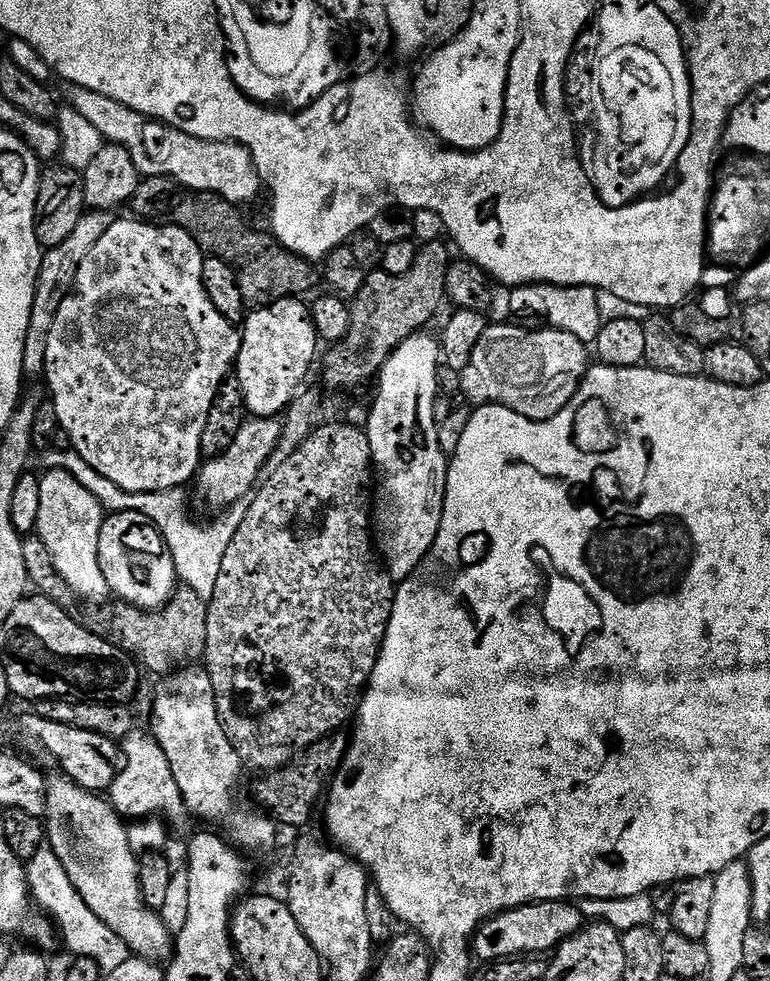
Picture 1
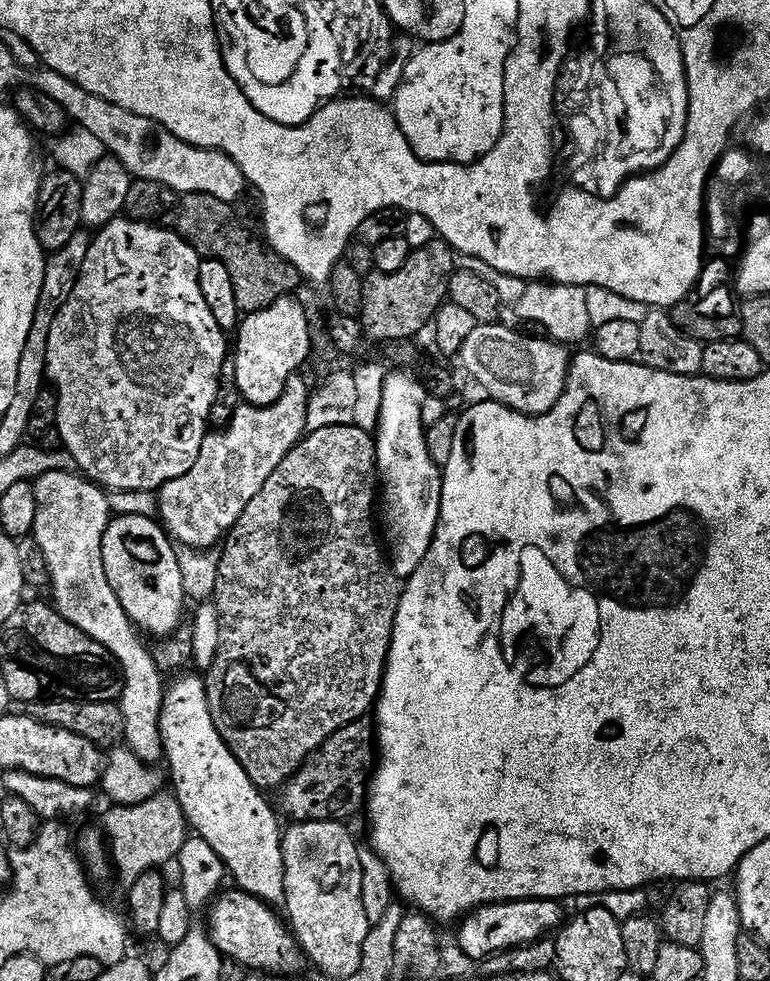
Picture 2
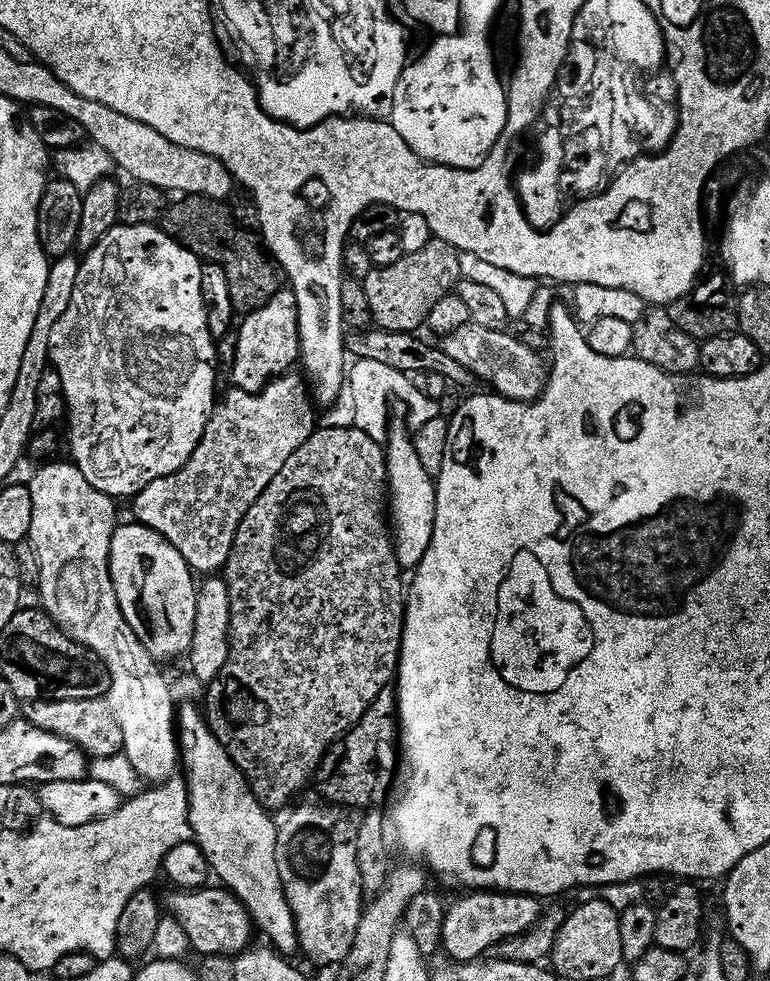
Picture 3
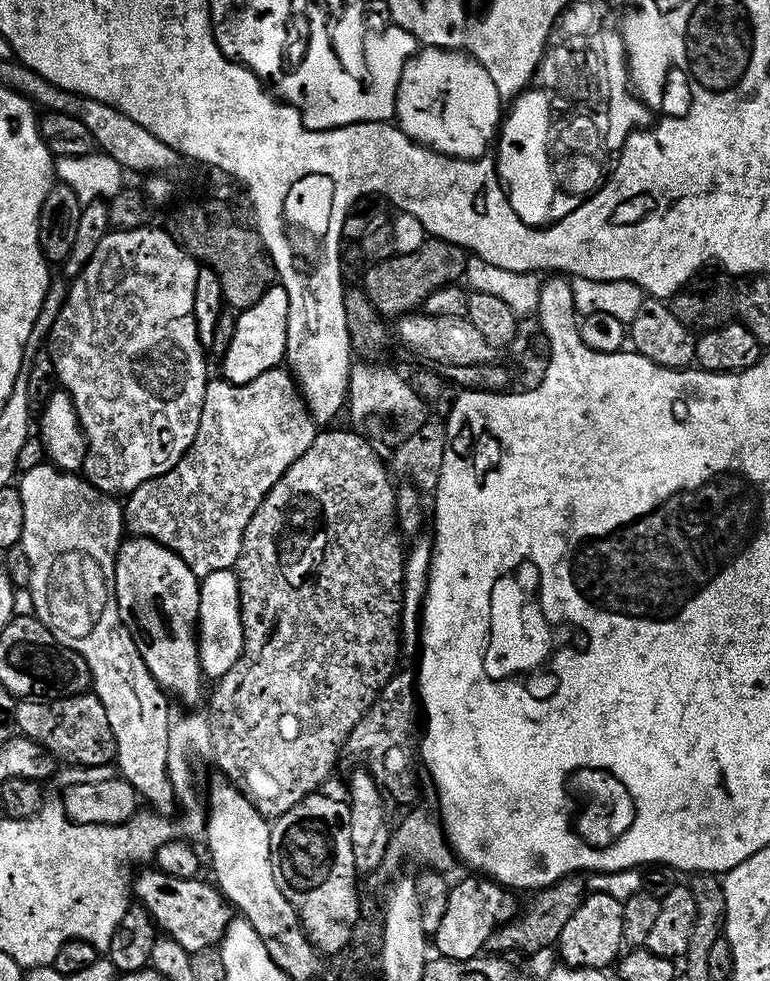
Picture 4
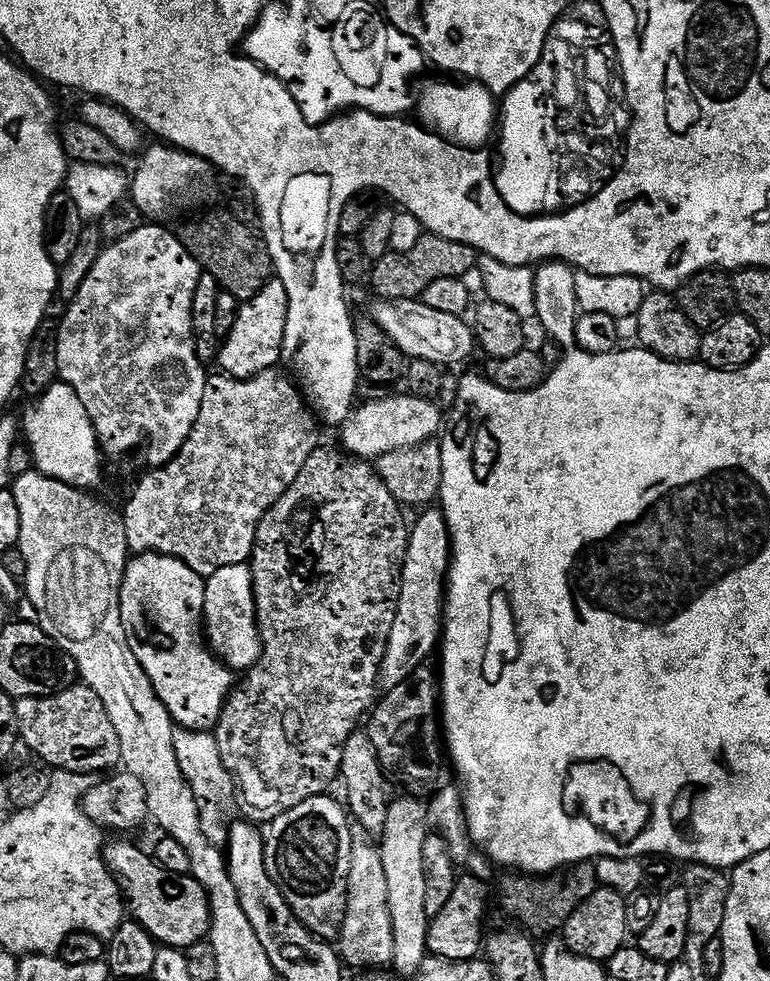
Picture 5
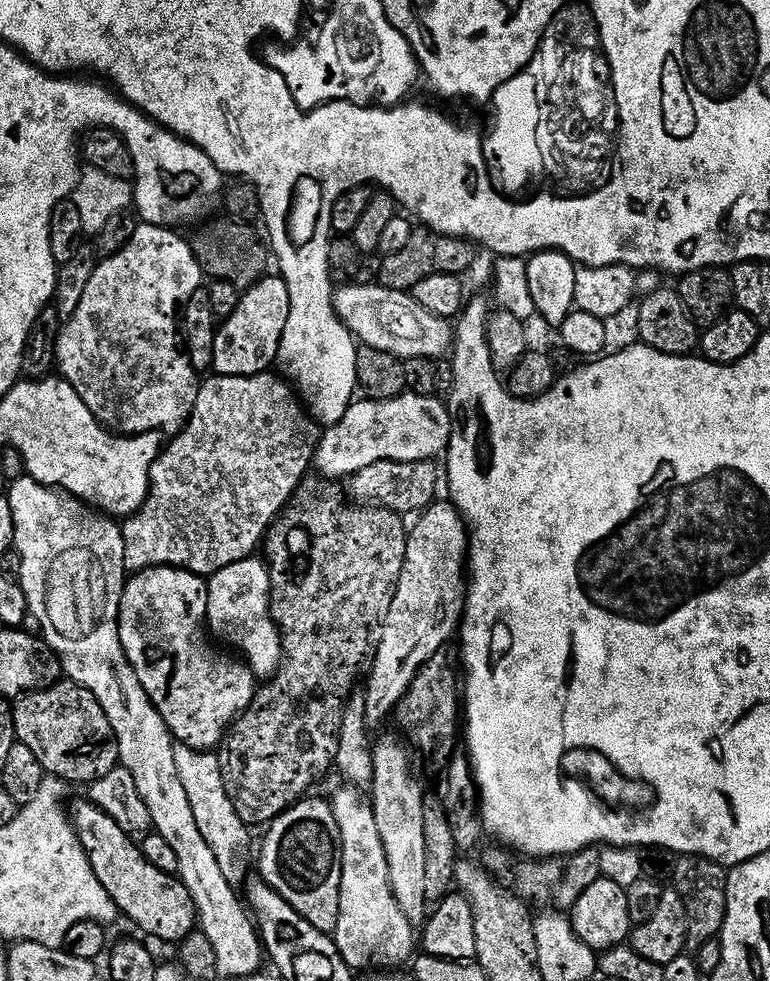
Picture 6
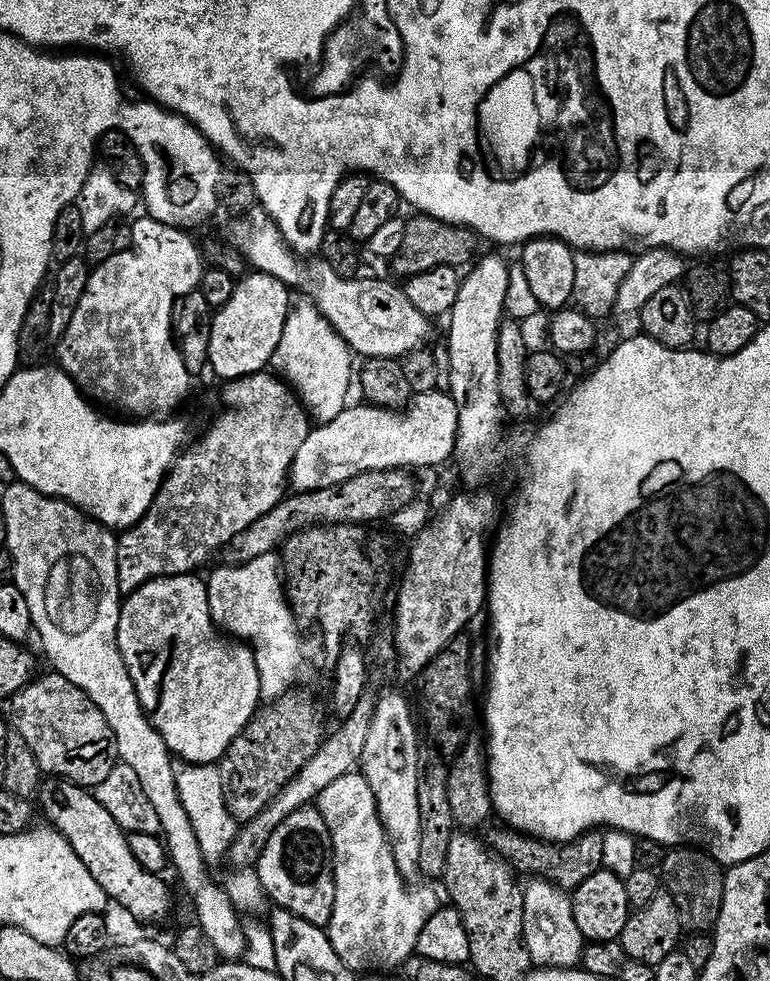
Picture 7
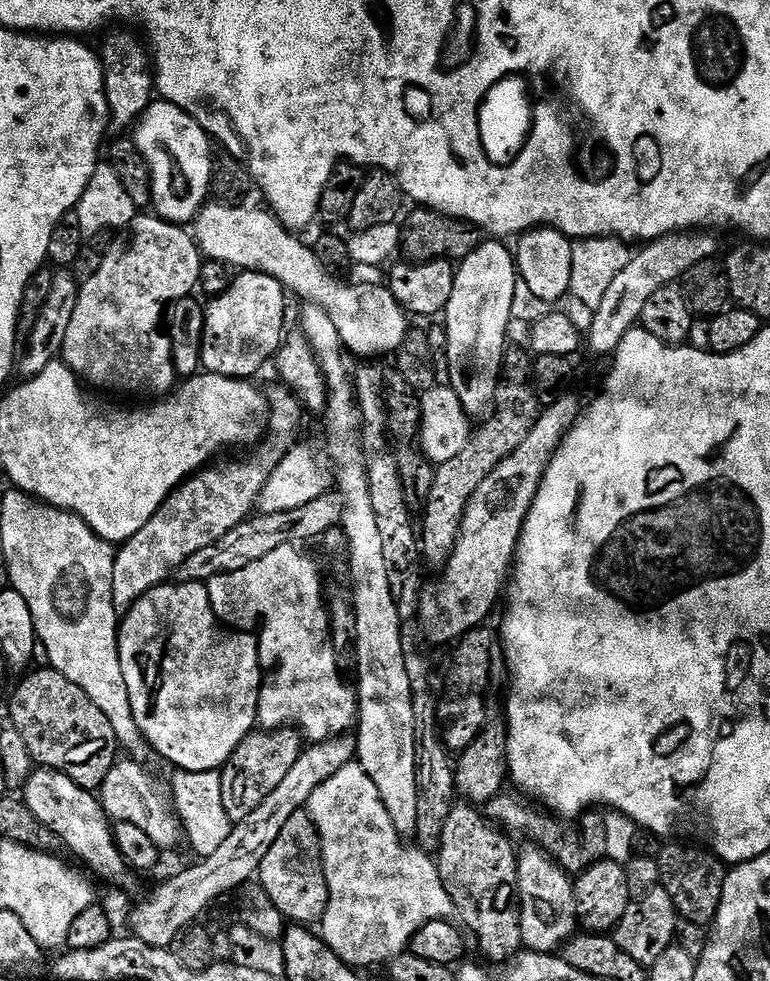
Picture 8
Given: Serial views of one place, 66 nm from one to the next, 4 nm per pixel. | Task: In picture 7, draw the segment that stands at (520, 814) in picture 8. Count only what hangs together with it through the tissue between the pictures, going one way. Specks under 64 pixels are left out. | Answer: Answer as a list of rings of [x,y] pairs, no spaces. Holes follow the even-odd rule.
[[[499,827],[489,830],[486,843],[521,877],[549,880],[557,888],[574,890],[582,886],[586,878],[594,878],[594,874],[598,874],[604,868],[602,862],[604,838],[599,831],[587,832],[585,836],[579,836],[571,844],[553,844],[547,840],[538,840],[526,832],[518,832],[515,828]]]

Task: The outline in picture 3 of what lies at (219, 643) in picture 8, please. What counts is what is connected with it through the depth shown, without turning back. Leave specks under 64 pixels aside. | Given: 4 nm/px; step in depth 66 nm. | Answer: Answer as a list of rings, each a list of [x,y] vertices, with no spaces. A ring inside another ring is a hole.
[[[121,523],[110,542],[110,574],[124,621],[157,662],[187,657],[196,625],[197,581],[182,554],[145,524]]]

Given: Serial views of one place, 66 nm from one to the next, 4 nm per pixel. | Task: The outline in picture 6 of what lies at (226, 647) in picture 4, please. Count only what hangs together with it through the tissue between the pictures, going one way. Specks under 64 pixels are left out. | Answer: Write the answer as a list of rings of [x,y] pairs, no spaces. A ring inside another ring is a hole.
[[[260,558],[239,560],[215,572],[207,585],[207,627],[211,635],[237,648],[232,650],[243,657],[257,678],[275,676],[282,663],[282,645],[280,629],[272,620],[272,583],[267,563]]]

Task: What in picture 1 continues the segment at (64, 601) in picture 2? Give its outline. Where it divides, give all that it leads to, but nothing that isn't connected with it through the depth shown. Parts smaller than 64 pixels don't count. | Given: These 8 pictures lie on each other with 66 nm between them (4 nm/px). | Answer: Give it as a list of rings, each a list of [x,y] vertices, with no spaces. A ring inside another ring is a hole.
[[[59,470],[45,471],[40,481],[41,505],[35,535],[46,546],[54,562],[56,572],[66,582],[73,597],[81,596],[84,600],[93,600],[100,604],[109,599],[108,583],[102,574],[98,558],[98,538],[104,525],[106,510],[100,500],[78,482],[69,472]]]

